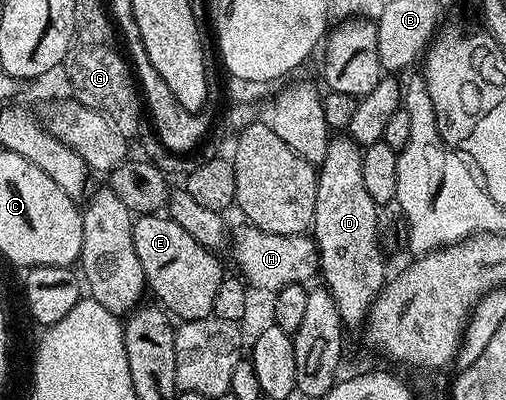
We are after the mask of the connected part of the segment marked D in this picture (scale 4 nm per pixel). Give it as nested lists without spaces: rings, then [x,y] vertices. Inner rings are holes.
[[[335,137],[327,144],[325,161],[318,164],[317,201],[313,238],[319,250],[322,286],[337,301],[344,328],[362,328],[373,301],[383,289],[389,272],[379,248],[380,208],[365,189],[361,174],[363,148],[350,137]]]

